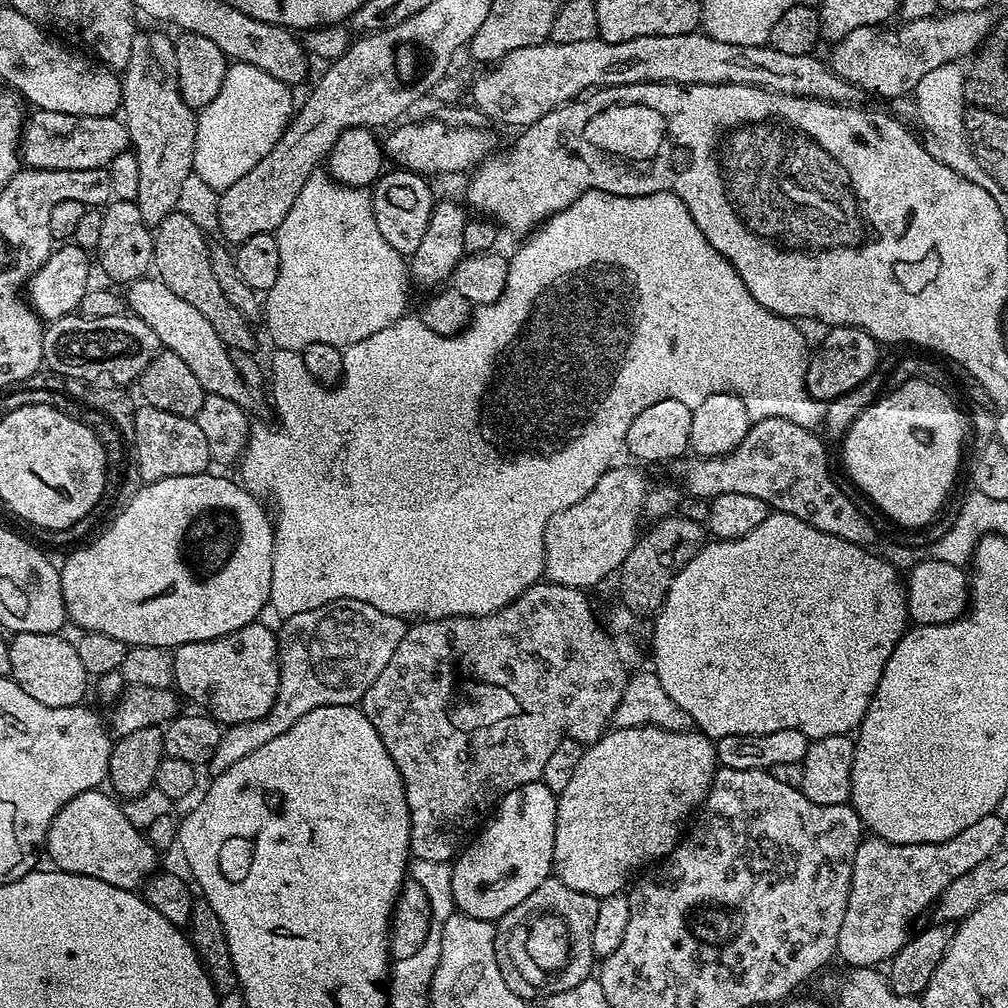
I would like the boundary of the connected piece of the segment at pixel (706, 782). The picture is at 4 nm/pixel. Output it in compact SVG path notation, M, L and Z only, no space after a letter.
M643 724L640 728L613 727L605 732L598 743L585 747L566 790L557 795L552 859L555 879L566 882L570 890L582 890L582 894L597 898L624 892L636 867L647 869L680 843L680 827L708 797L717 767L715 743L699 730L675 732Z

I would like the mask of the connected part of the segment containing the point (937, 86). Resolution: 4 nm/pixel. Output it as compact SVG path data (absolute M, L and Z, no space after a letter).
M959 63L943 64L938 70L930 70L930 74L922 77L914 93L916 112L920 115L920 124L940 143L939 155L956 172L962 173L967 180L979 181L982 176L982 165L972 152L966 134L964 114L966 101L964 98L965 69Z

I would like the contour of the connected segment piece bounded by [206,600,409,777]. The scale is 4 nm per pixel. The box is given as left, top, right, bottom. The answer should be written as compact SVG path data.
M336 600L333 604L323 604L314 610L306 610L302 614L289 616L281 624L284 625L282 625L281 628L278 628L280 685L278 686L278 694L274 698L274 706L270 706L268 713L257 720L250 720L248 722L242 722L241 724L230 724L221 731L218 750L214 750L214 754L210 757L206 765L207 771L212 771L211 775L213 777L221 776L227 768L234 766L234 762L242 762L242 758L246 758L246 754L250 754L254 750L260 749L263 744L270 742L273 738L278 738L278 734L286 734L286 730L290 730L290 726L294 726L294 722L298 722L298 718L302 718L302 714L310 714L310 710L318 710L318 706L342 706L343 704L359 705L364 699L366 690L370 690L374 678L378 678L378 674L382 674L382 670L386 670L386 662L390 662L390 658L394 658L394 650L398 650L398 642L402 642L402 638L408 633L409 629L409 625L405 623L401 617L391 616L382 610L378 610L374 606L370 606L366 602L358 602L357 600Z

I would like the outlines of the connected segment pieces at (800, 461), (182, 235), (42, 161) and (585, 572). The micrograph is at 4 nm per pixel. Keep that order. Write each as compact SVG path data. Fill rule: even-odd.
M784 418L757 420L746 438L742 438L742 442L738 442L738 446L724 456L692 458L684 468L684 476L688 479L687 495L700 496L703 500L710 501L718 494L754 494L754 498L762 498L762 502L766 502L769 509L785 512L794 518L802 518L802 522L826 534L834 534L846 542L872 546L876 540L876 532L872 529L873 521L842 492L837 477L832 477L828 452L824 449L825 441L816 435L813 429L803 428Z
M180 211L170 213L163 222L155 227L153 240L153 267L157 277L173 290L174 294L185 299L207 319L231 349L255 349L256 338L251 323L229 301L219 289L218 278L214 275L211 247L207 235L198 227L197 222Z
M33 111L27 117L20 141L22 160L27 167L42 170L94 170L107 168L118 154L129 151L128 128L115 115L80 117L74 114Z
M620 467L609 468L602 478L598 478L598 486L594 486L582 502L566 506L566 510L554 514L554 518L546 522L544 576L551 583L592 590L611 572L612 575L619 573L622 562L626 562L626 554L630 554L641 531L650 481L636 468Z

